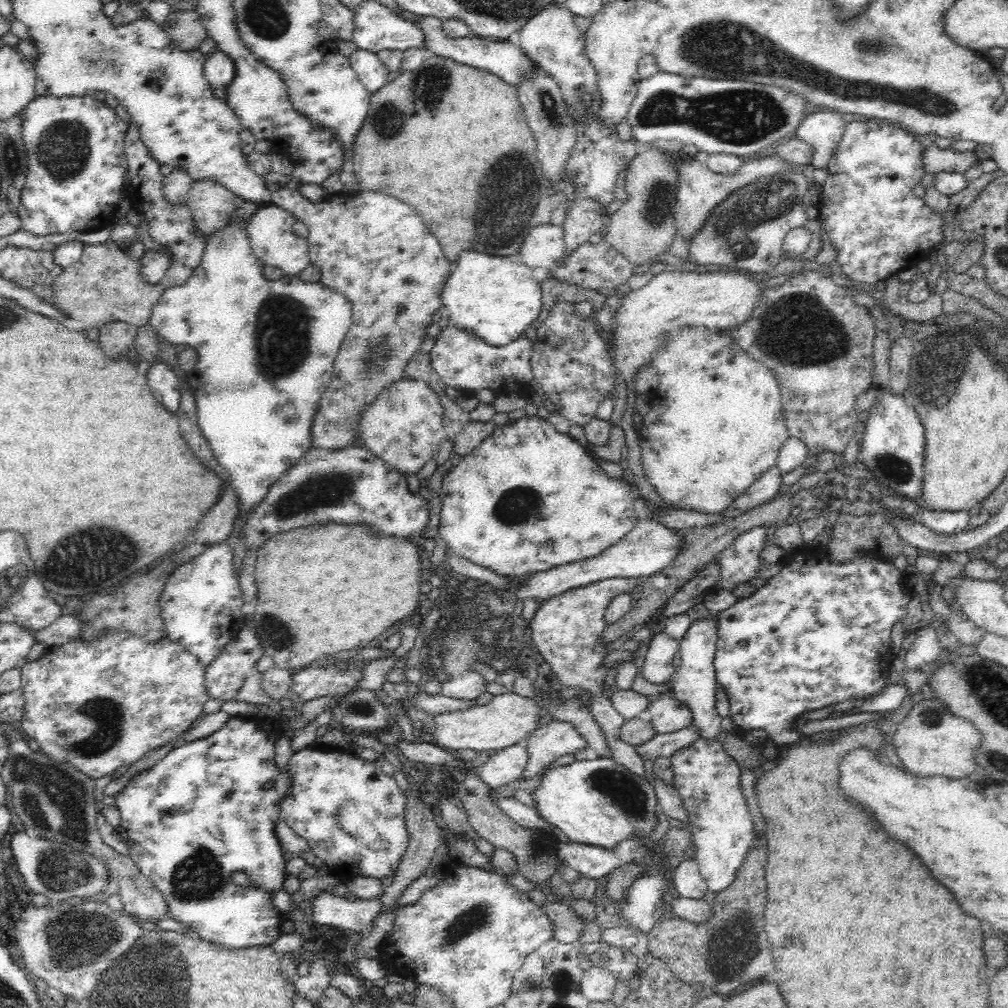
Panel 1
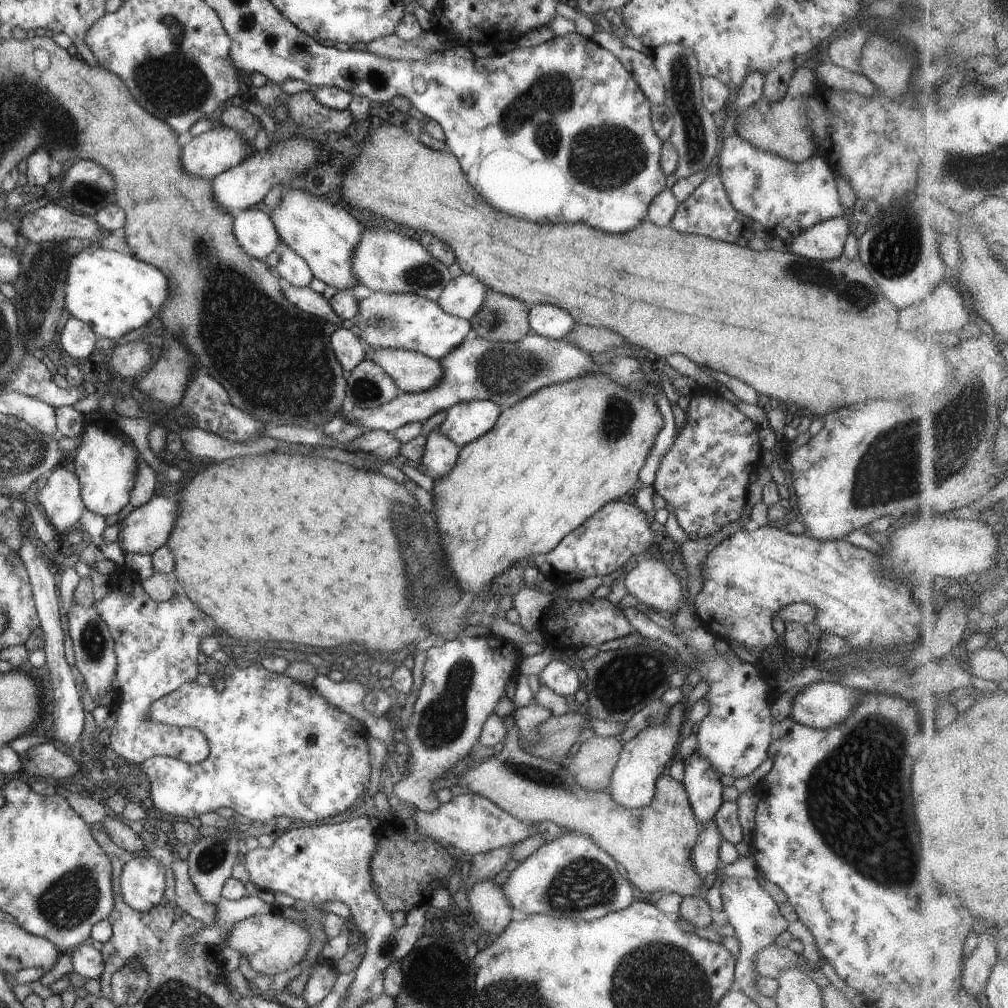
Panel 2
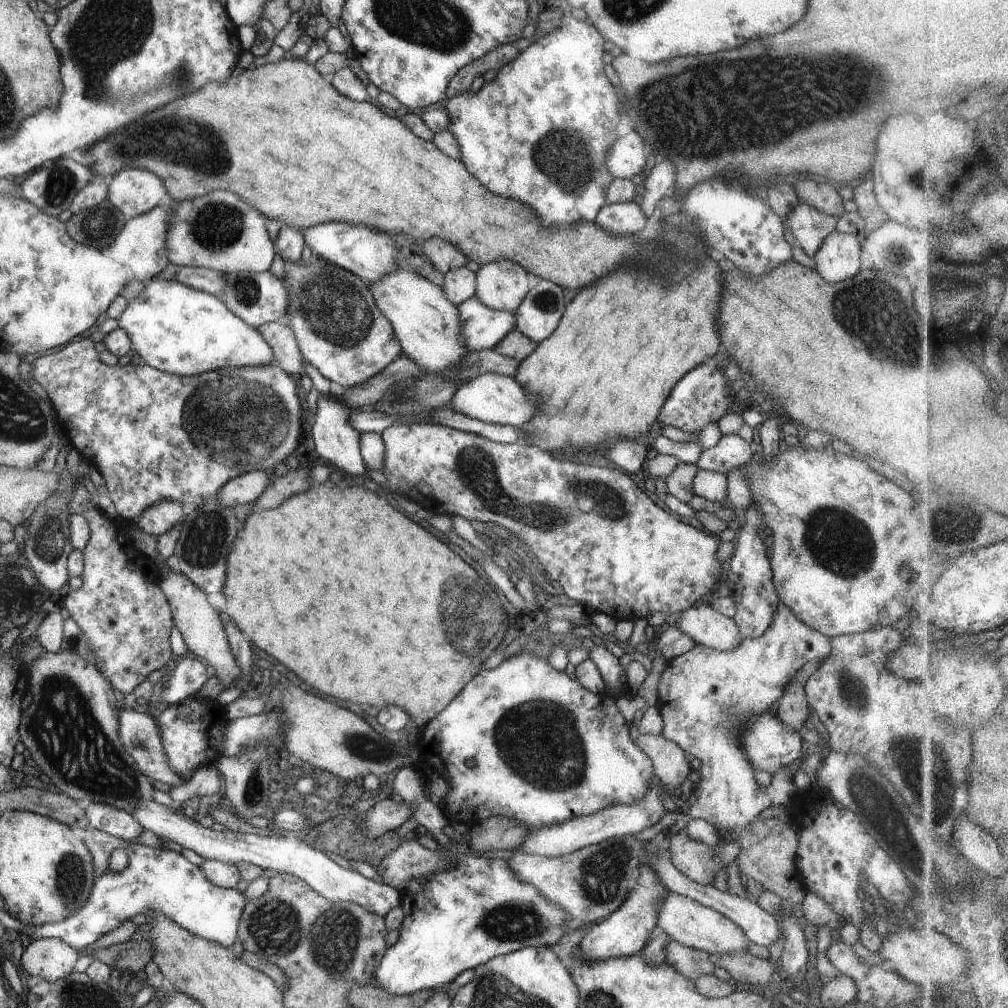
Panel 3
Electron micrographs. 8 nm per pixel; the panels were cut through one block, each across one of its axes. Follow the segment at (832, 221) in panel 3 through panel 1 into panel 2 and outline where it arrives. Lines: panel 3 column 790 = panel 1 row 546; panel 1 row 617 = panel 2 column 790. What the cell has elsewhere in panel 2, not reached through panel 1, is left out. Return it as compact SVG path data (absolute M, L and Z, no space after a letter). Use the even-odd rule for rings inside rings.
M727 130L714 165L720 169L723 190L733 208L763 224L767 233L771 230L776 235L779 230L779 238L787 246L802 230L845 213L838 199L835 174L822 155L813 154L800 163L789 162L765 150L757 150Z

